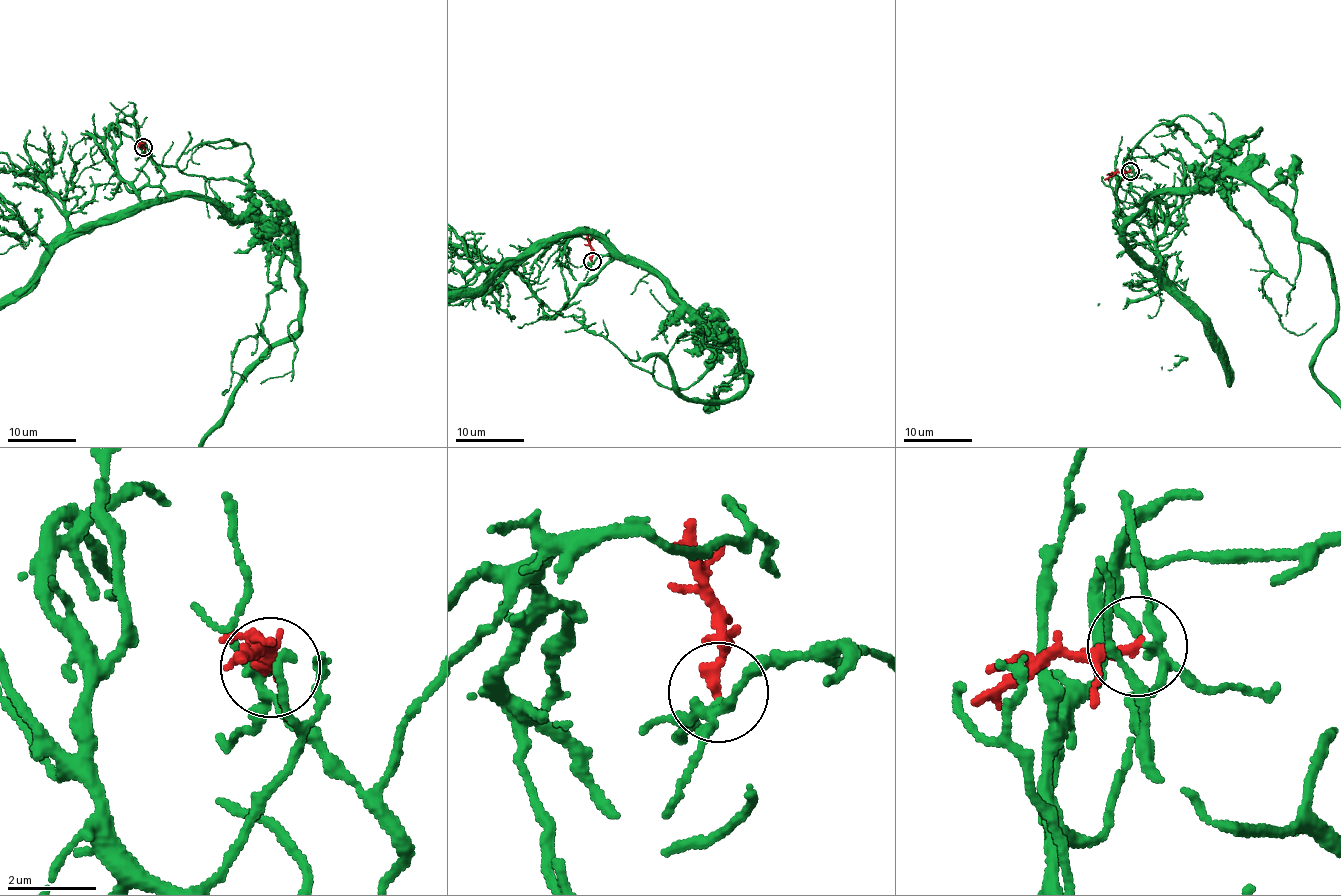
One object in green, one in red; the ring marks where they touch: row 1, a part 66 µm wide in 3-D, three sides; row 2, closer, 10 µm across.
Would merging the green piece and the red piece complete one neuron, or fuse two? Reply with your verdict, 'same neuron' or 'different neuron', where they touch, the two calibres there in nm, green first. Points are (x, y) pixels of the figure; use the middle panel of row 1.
different neuron | (592, 261) | 170/180 nm

